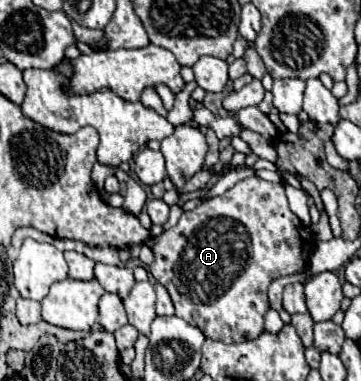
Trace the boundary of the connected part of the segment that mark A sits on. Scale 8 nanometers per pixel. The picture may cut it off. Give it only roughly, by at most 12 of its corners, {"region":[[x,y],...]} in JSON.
{"region":[[247,177],[155,237],[177,317],[255,339],[313,235]]}

